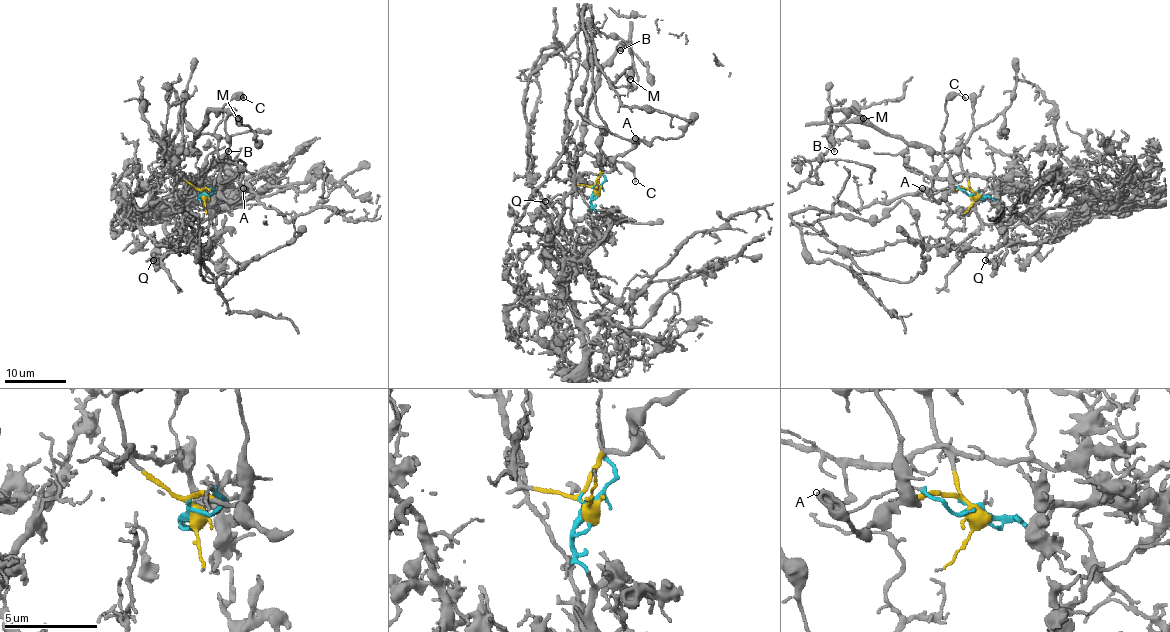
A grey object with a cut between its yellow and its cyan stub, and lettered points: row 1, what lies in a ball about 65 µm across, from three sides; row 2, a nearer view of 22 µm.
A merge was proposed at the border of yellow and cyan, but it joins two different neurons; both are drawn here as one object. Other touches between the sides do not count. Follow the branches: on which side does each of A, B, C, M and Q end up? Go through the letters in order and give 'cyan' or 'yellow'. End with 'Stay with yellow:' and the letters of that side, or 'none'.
A: yellow
B: yellow
C: yellow
M: yellow
Q: cyan
Stay with yellow: A, B, C, M

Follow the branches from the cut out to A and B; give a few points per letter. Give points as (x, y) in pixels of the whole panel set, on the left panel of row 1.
A: (203, 193), (202, 190), (208, 189), (236, 201), (243, 187)
B: (203, 193), (183, 176), (178, 156), (189, 147), (209, 112), (223, 110), (226, 115), (228, 152)

